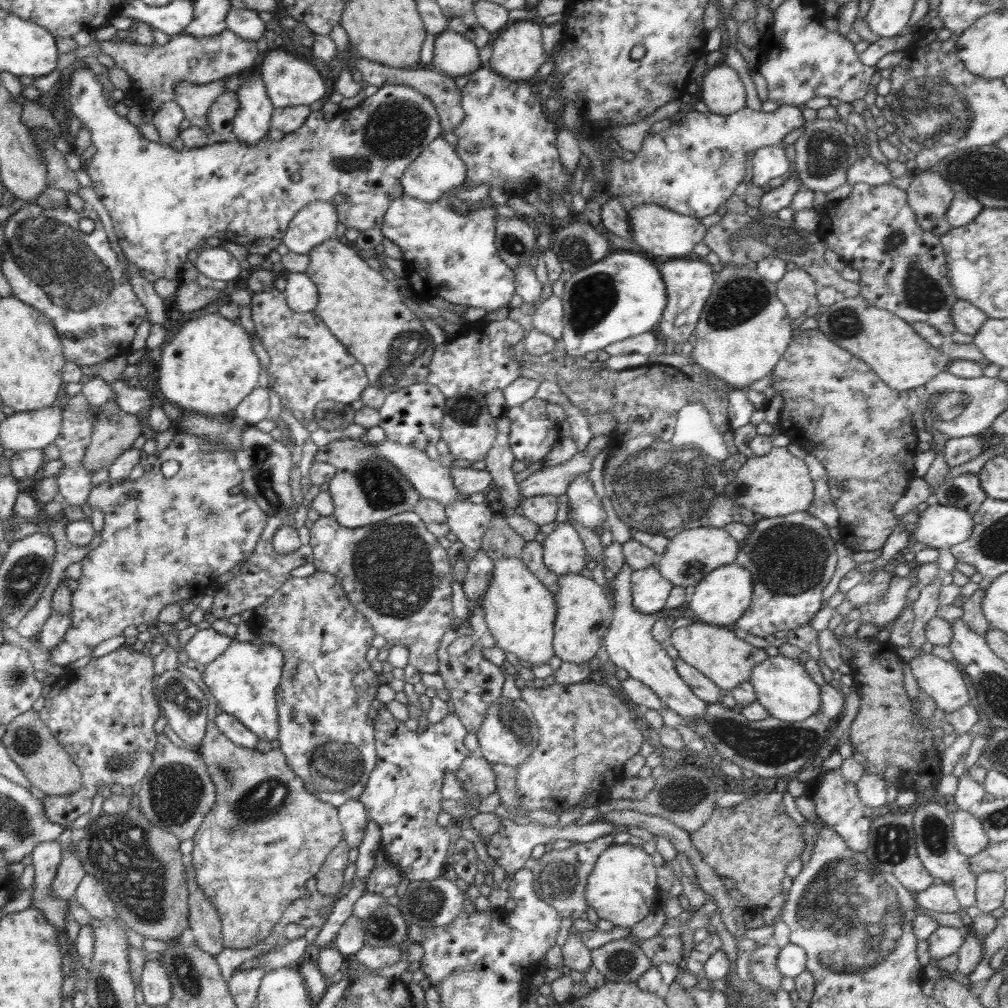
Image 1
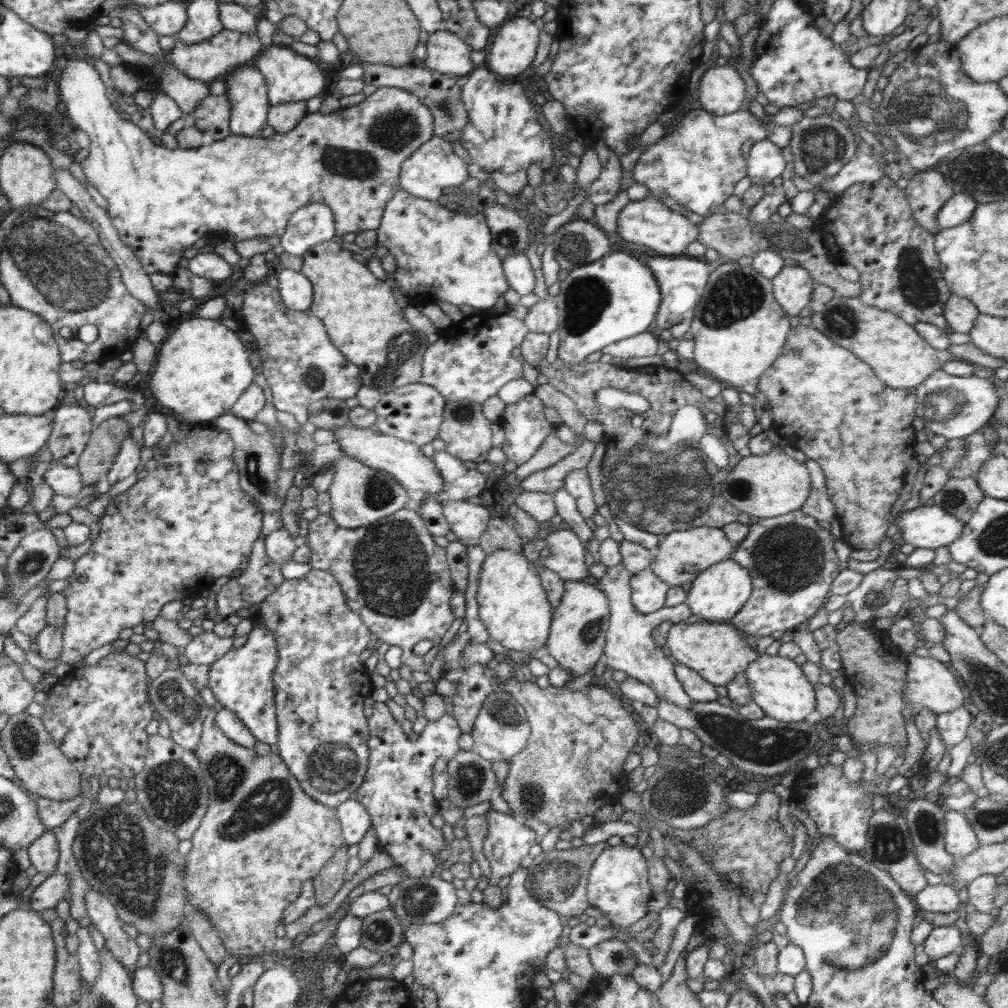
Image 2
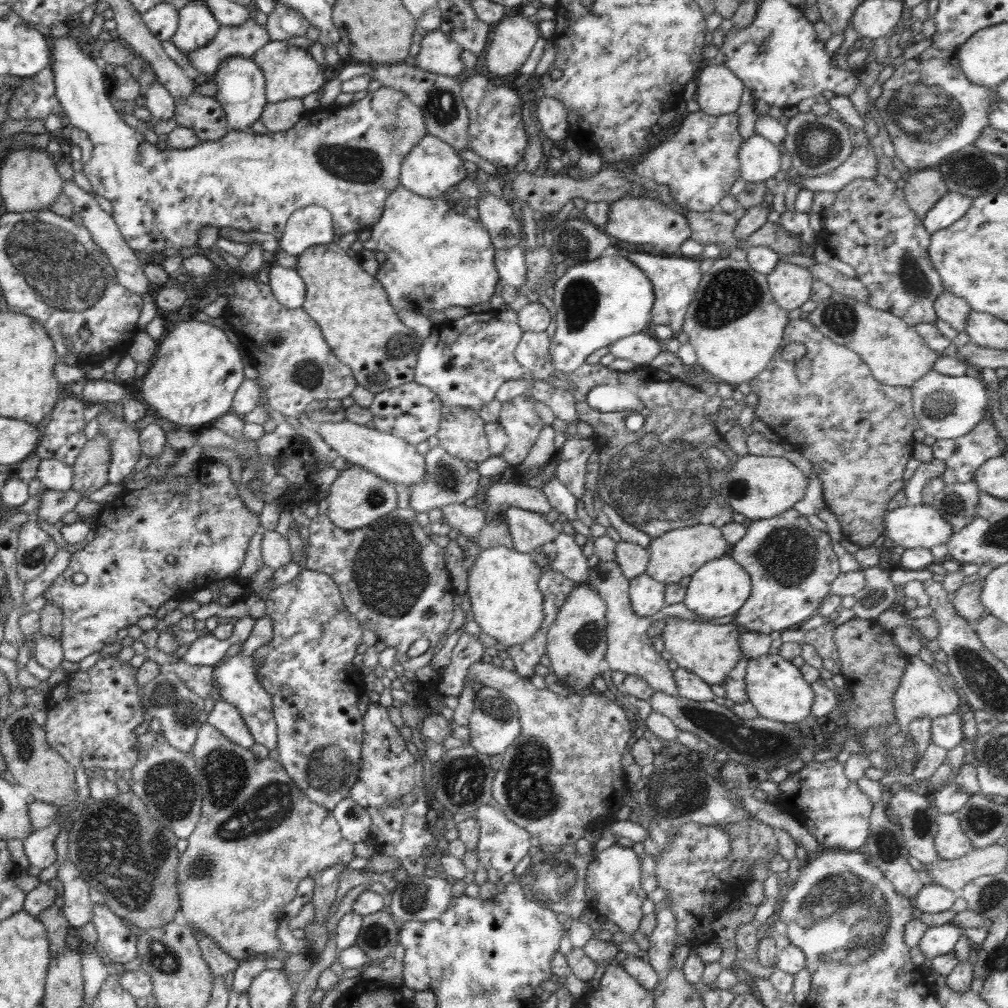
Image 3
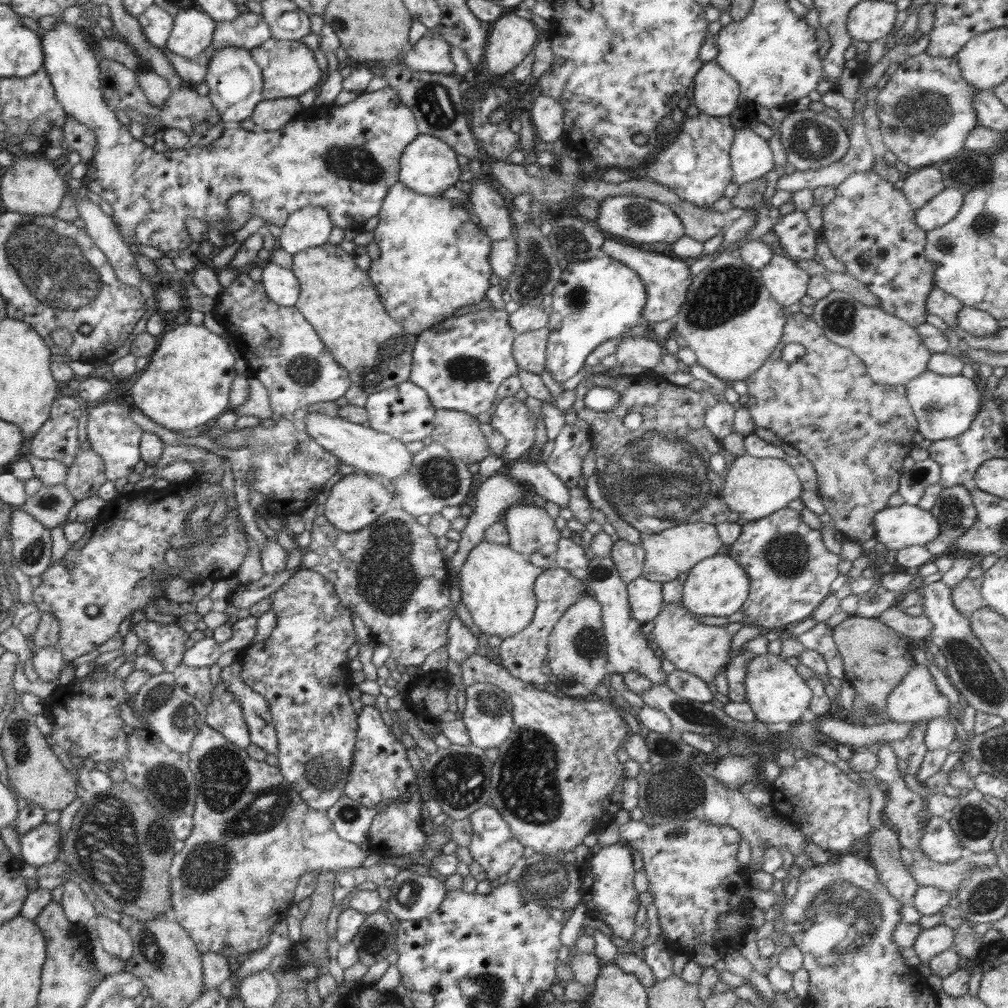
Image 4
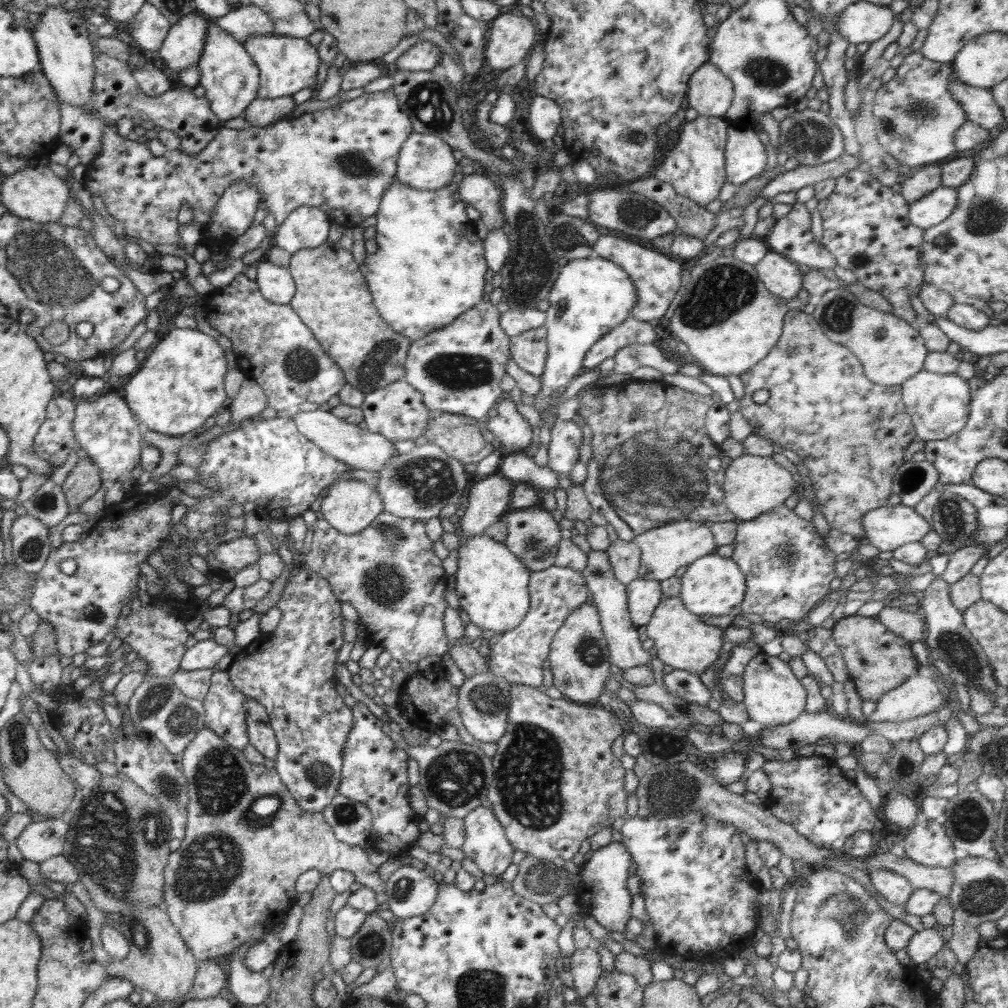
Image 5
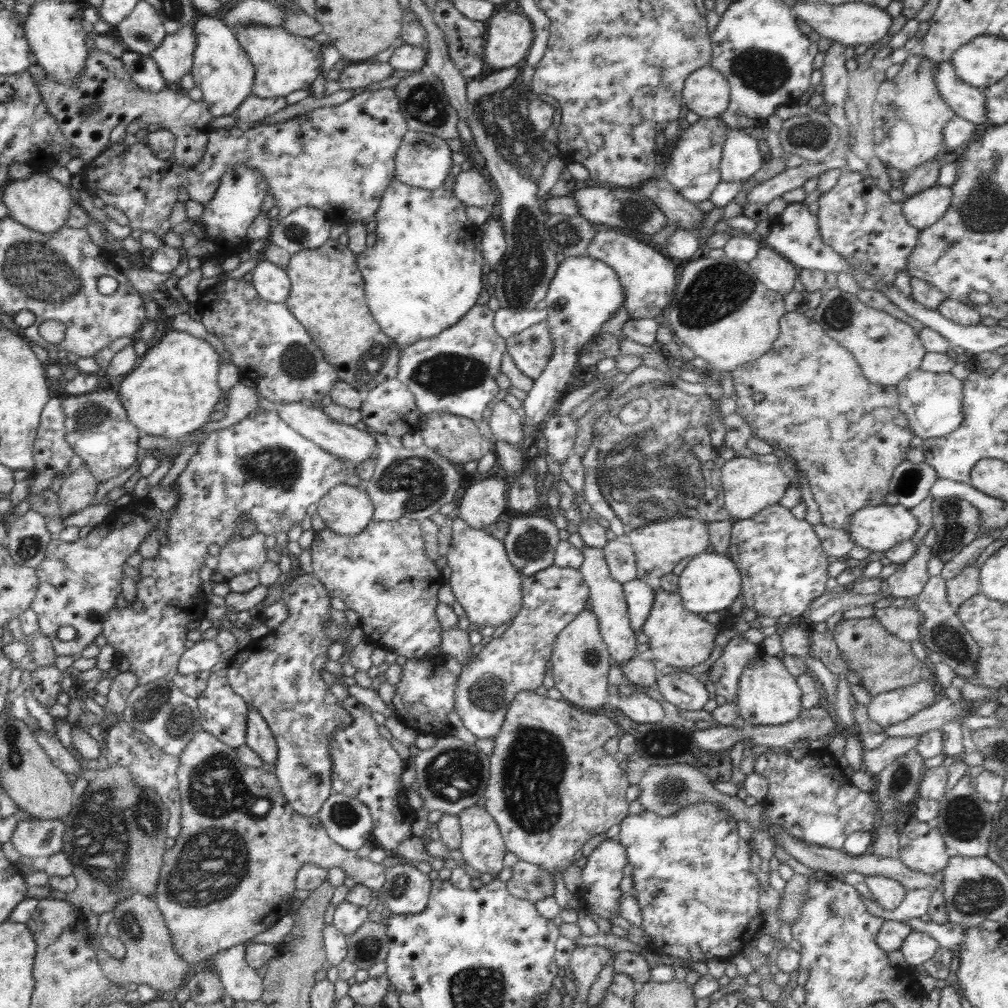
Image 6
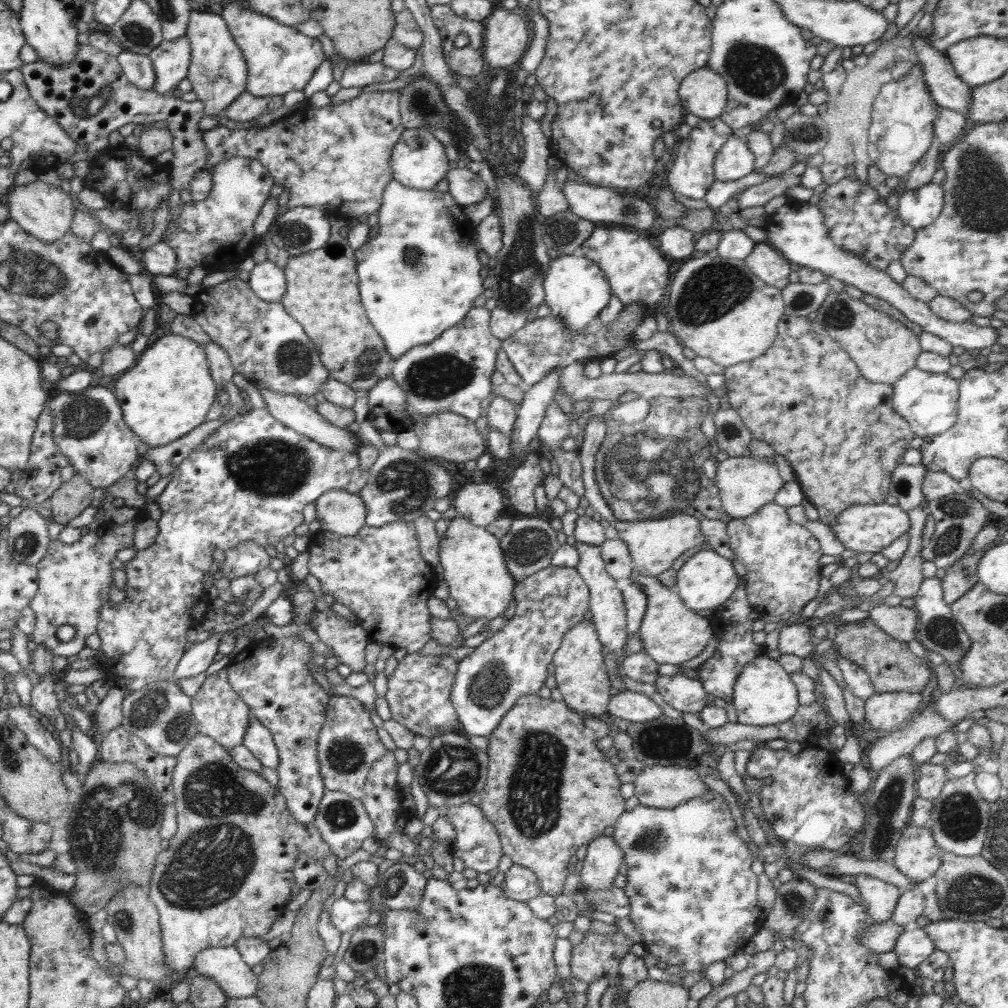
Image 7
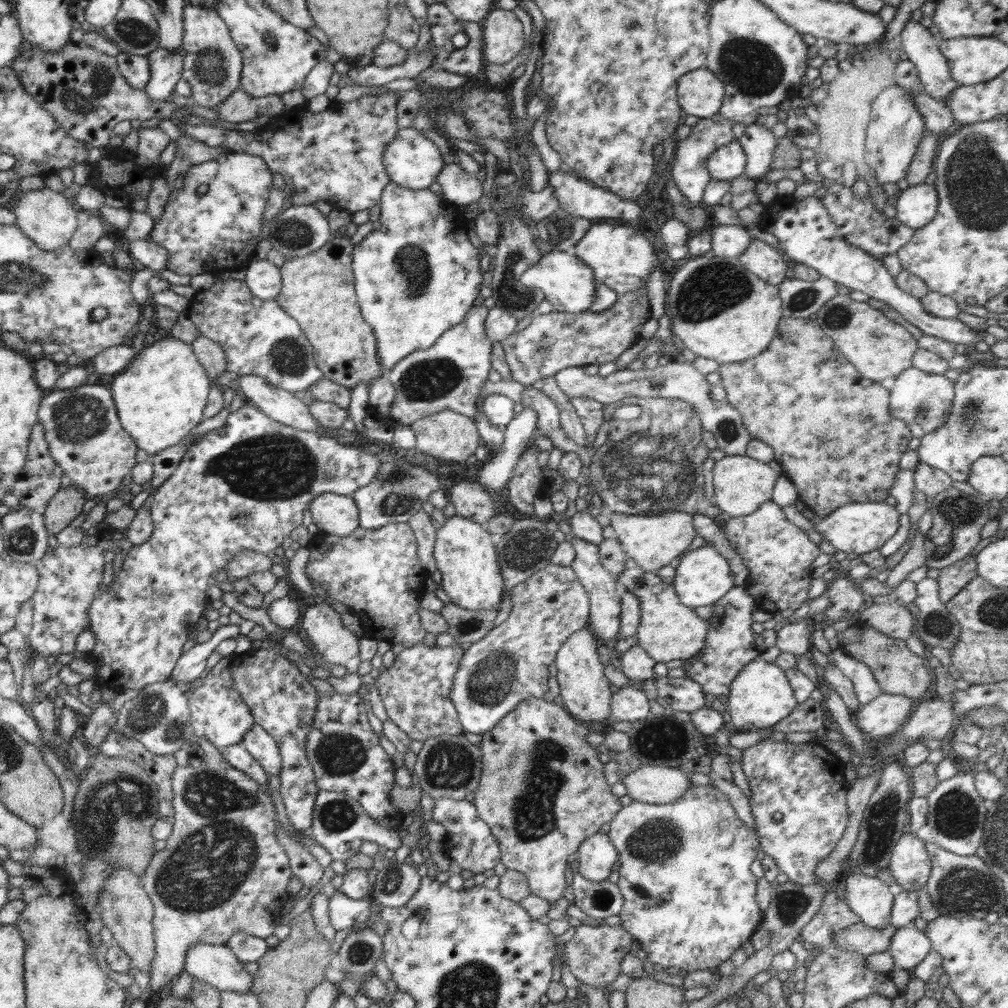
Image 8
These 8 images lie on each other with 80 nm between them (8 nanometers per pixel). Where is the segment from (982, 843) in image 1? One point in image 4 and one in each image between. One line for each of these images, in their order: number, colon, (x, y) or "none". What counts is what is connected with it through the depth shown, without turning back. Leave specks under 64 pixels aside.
2: (960, 839)
3: (950, 841)
4: (939, 842)

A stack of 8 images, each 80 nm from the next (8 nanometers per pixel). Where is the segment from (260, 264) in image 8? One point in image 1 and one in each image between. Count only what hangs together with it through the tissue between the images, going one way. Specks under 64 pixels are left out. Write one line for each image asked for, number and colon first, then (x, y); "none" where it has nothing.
1: (301, 293)
2: (296, 291)
3: (287, 285)
4: (281, 285)
5: (275, 282)
6: (272, 283)
7: (267, 280)

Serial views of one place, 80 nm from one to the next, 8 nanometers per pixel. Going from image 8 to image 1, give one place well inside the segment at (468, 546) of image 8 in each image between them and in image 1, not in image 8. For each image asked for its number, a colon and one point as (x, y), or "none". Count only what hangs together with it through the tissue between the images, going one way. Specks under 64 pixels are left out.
1: (520, 612)
2: (513, 606)
3: (502, 586)
4: (497, 582)
5: (491, 583)
6: (485, 583)
7: (475, 571)

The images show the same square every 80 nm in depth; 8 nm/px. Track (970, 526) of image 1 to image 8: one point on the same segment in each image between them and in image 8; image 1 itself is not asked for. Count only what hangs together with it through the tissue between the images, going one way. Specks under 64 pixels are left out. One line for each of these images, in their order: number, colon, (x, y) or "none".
2: (931, 527)
3: (911, 526)
4: (902, 526)
5: (887, 528)
6: (878, 528)
7: (862, 527)
8: (858, 527)

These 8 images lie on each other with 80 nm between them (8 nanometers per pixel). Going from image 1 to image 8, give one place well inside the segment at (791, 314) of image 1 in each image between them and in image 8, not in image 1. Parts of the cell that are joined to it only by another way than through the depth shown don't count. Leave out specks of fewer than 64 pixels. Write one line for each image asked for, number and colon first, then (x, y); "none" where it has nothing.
2: (792, 287)
3: (790, 284)
4: (786, 280)
5: (780, 276)
6: (778, 274)
7: (765, 262)
8: (769, 264)

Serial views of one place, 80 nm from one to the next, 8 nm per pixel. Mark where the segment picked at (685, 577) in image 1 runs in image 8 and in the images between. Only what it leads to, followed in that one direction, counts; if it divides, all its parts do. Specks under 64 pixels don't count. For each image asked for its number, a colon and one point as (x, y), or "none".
2: (681, 555)
3: (680, 552)
4: (677, 549)
5: (664, 549)
6: (658, 546)
7: (654, 545)
8: (652, 541)

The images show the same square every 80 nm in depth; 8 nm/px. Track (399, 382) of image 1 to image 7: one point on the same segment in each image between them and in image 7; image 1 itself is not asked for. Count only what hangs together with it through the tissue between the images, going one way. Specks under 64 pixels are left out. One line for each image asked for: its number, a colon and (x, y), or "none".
2: (363, 320)
3: (363, 330)
4: (336, 297)
5: (332, 298)
6: (327, 297)
7: (322, 295)

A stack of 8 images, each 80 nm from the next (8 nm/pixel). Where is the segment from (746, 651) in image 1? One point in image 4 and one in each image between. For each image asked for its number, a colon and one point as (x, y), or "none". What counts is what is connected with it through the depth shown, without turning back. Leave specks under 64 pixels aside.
2: (716, 651)
3: (709, 650)
4: (703, 650)

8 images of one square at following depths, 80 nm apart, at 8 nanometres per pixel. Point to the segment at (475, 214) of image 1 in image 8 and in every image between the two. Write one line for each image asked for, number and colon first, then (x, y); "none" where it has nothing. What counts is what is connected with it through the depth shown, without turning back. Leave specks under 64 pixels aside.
2: (442, 255)
3: (436, 257)
4: (433, 260)
5: (429, 268)
6: (424, 273)
7: (420, 276)
8: (418, 275)

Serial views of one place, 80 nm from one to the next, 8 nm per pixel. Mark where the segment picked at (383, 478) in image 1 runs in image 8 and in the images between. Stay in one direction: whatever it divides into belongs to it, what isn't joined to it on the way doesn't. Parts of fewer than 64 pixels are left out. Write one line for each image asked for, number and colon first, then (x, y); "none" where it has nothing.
2: (359, 495)
3: (357, 497)
4: (355, 501)
5: (350, 506)
6: (345, 509)
7: (344, 513)
8: (334, 514)

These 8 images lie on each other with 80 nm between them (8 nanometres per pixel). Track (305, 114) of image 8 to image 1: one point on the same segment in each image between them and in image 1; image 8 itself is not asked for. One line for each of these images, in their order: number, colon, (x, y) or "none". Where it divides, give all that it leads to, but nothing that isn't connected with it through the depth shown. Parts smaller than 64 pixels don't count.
1: (162, 202)
2: (161, 201)
3: (347, 159)
4: (344, 158)
5: (342, 159)
6: (340, 159)
7: (338, 157)

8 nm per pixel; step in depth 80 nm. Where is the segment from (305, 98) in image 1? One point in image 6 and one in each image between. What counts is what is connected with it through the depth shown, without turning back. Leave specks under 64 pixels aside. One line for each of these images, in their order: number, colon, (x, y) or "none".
2: (290, 76)
3: (290, 72)
4: (289, 68)
5: (286, 65)
6: (283, 62)

